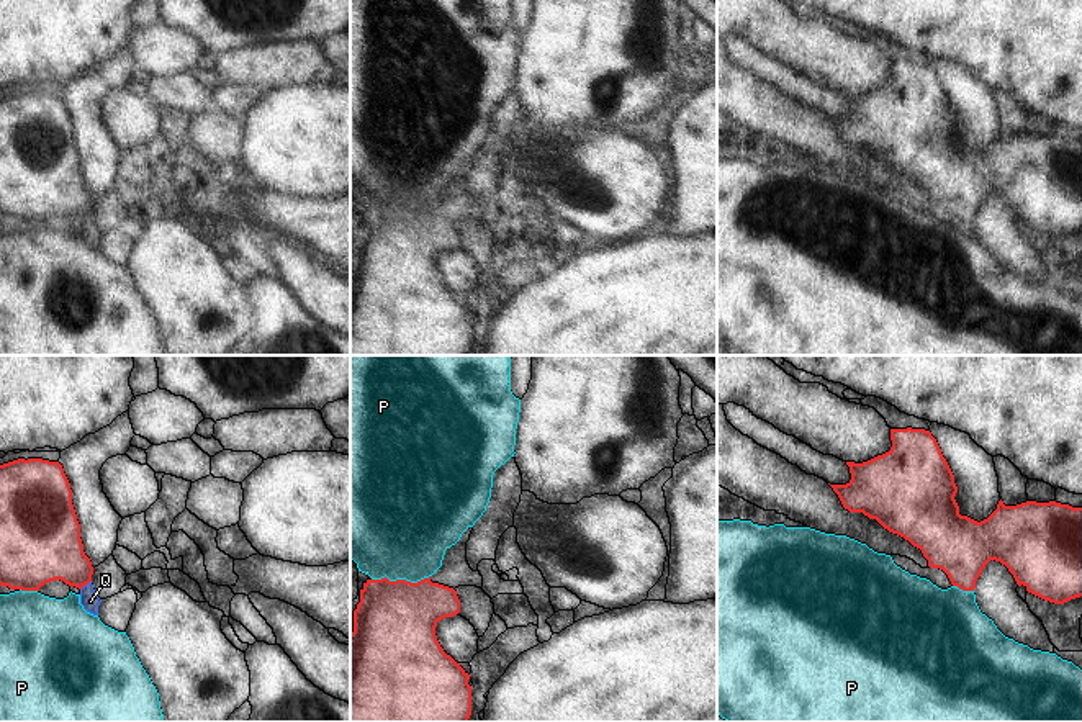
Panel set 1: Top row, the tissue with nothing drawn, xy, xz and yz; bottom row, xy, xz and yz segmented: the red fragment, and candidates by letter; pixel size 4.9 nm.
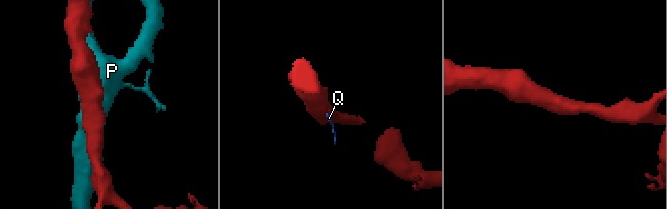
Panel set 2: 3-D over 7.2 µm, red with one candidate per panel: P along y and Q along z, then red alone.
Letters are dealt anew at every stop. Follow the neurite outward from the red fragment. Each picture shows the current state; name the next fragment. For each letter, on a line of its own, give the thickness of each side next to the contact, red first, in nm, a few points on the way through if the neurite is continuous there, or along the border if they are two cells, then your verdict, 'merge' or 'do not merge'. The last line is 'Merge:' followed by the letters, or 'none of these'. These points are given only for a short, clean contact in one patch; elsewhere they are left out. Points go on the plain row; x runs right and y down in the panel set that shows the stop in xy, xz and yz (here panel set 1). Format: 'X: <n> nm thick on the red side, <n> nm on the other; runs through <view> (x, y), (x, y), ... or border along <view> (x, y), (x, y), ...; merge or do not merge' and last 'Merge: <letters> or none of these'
P: 400 nm thick on the red side, 480 nm on the other; do not merge
Q: 320 nm thick on the red side, 90 nm on the other; runs through xy (49, 180), (85, 216), (90, 234); merge
Merge: Q

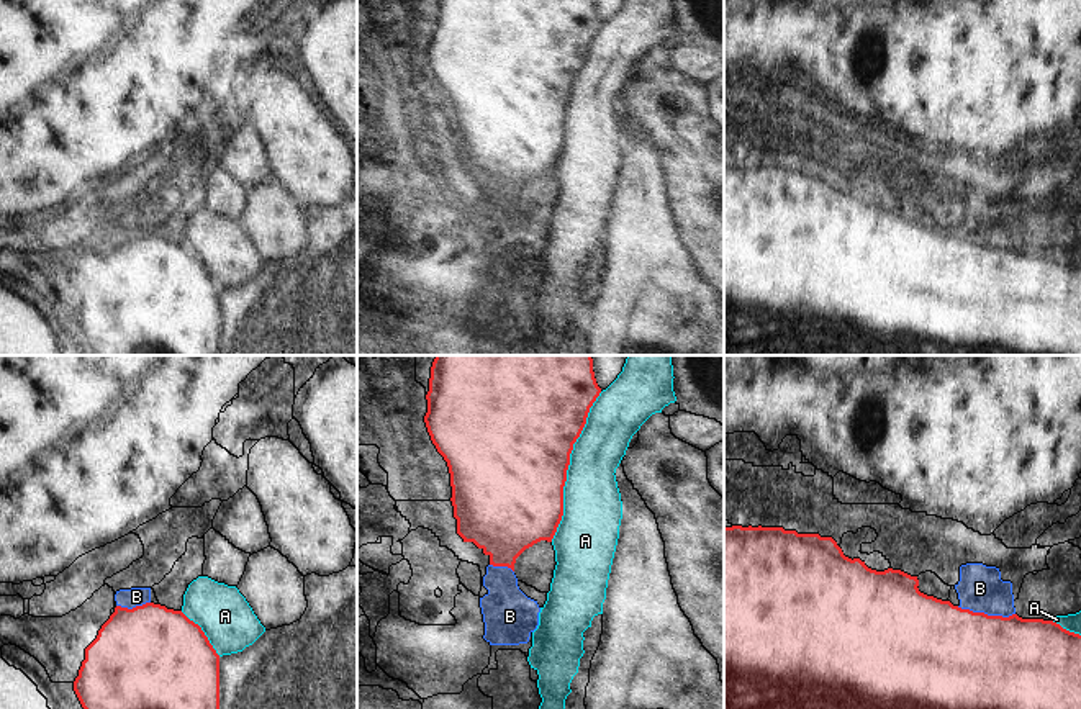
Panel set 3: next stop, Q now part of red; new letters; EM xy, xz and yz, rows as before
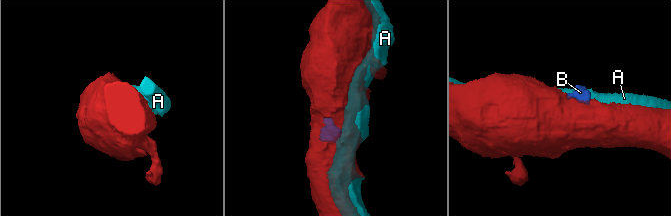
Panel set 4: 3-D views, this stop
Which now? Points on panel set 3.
A: 500 nm thick on the red side, 280 nm on the other; do not merge
B: 500 nm thick on the red side, 220 nm on the other; merge
Merge: B

